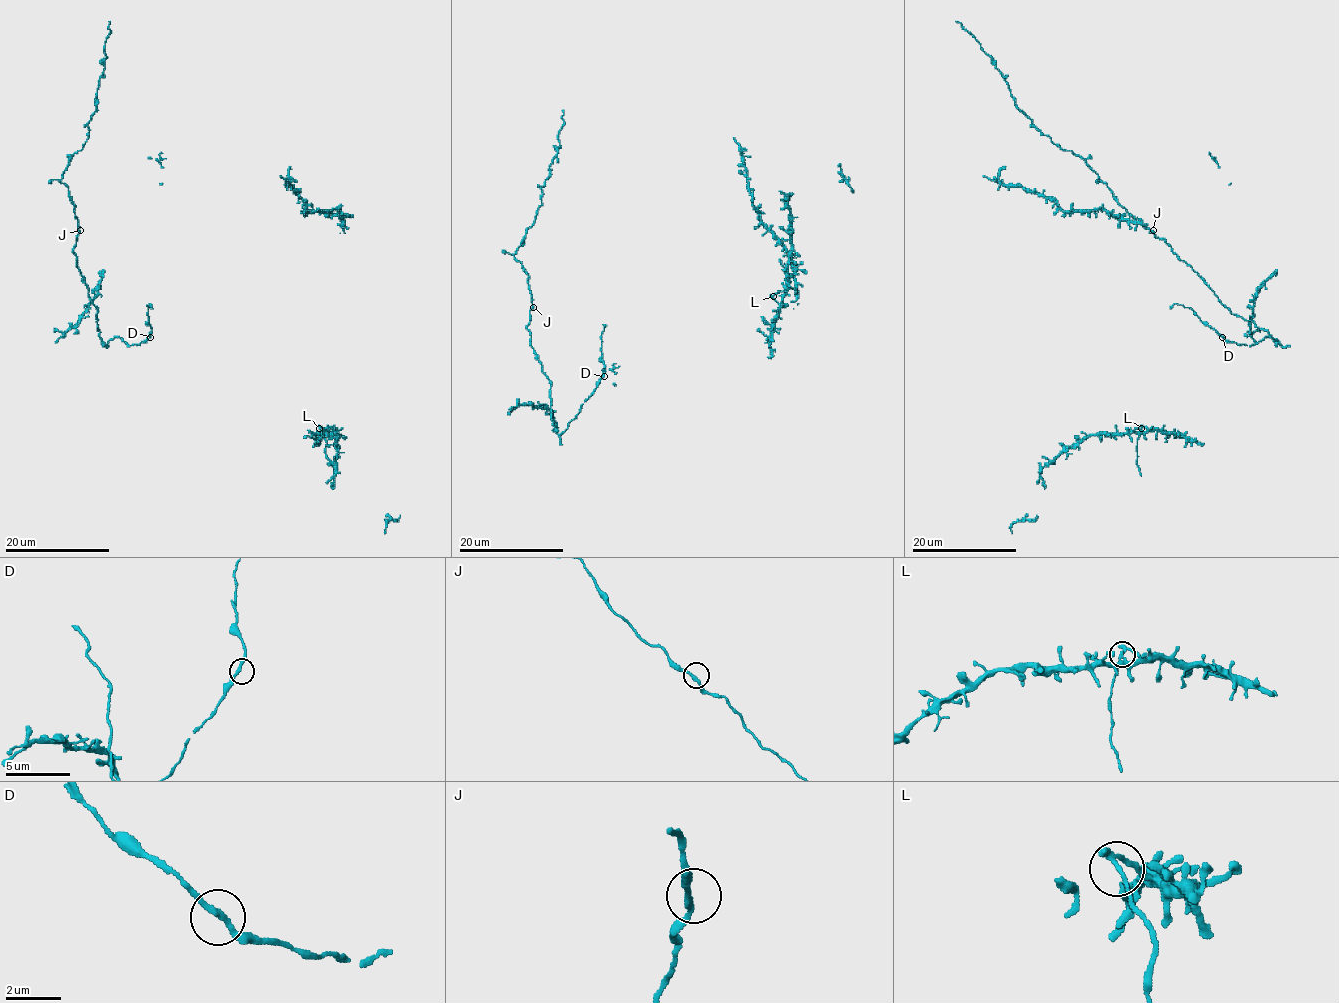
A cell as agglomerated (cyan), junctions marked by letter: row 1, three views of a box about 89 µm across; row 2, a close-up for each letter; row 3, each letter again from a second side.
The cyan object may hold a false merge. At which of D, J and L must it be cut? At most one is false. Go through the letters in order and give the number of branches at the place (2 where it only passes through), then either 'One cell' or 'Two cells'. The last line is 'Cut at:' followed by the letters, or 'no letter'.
D: Branches: 2. One cell
J: Branches: 2. One cell
L: Branches: 2. Two cells
Cut at: L

